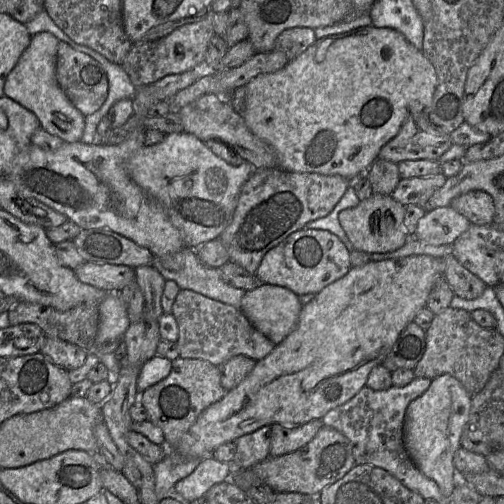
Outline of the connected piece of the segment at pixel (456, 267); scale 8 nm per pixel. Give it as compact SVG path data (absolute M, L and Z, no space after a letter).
M453 254L444 257L444 276L454 294L463 299L476 299L487 288L485 282L462 266Z

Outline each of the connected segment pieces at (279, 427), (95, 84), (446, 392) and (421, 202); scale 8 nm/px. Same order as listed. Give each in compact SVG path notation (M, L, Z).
M313 419L296 426L279 423L271 425L270 456L277 457L302 448L316 436L323 426L325 425L321 419Z
M64 41L58 44L56 80L70 102L85 117L96 112L108 96L108 77L102 66Z
M443 374L432 380L429 388L411 401L406 410L405 447L416 466L434 480L448 500L456 486L454 454L461 447L461 437L469 420L472 395L453 376Z
M443 173L412 178L401 178L391 196L405 207L425 206L432 194L441 188L447 177Z

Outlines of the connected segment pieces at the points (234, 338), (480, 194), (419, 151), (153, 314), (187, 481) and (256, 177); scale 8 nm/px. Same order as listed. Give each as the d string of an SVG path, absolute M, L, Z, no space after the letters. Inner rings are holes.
M180 289L172 306L172 315L179 330L176 343L181 358L203 359L217 366L238 355L259 361L276 346L250 323L240 309L193 290Z
M470 190L461 194L449 206L464 215L471 224L489 225L495 219L493 198L483 190Z
M424 111L411 115L403 123L398 134L381 148L378 159L395 163L419 159L438 161L452 145L450 135L437 131Z
M153 265L139 266L134 270L134 280L144 296L145 317L158 320L164 313L161 297L166 280Z
M211 455L204 457L192 473L175 484L174 490L191 502L206 496L212 486L229 481L231 470L230 463L218 461Z
M279 167L256 170L243 184L232 220L219 239L226 248L230 261L256 274L263 256L291 233L303 229L308 222L327 216L352 186L352 180L340 175L290 172Z

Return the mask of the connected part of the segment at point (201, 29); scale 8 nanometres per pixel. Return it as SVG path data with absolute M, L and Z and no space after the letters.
M212 17L185 24L161 39L134 43L122 66L132 84L137 88L152 84L167 75L180 74L196 67L204 67L209 42L214 34Z

